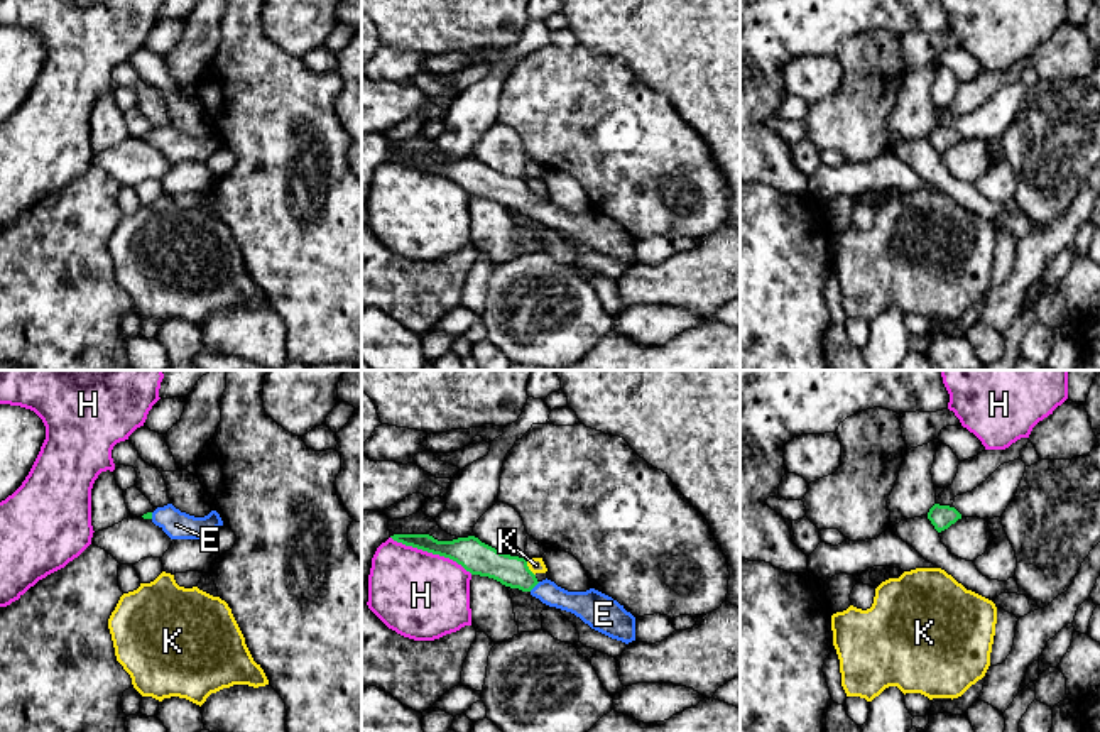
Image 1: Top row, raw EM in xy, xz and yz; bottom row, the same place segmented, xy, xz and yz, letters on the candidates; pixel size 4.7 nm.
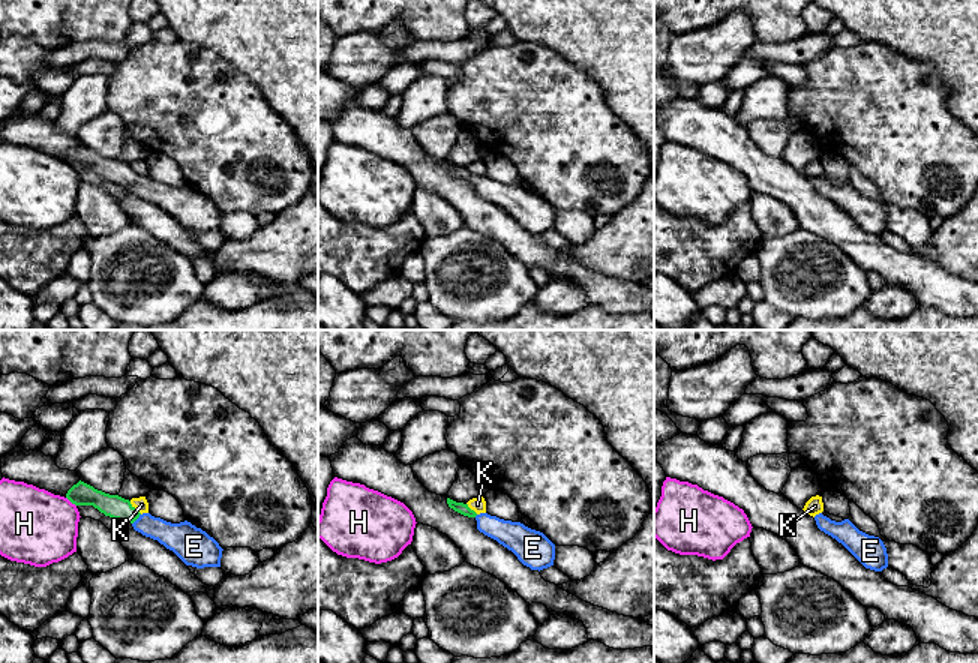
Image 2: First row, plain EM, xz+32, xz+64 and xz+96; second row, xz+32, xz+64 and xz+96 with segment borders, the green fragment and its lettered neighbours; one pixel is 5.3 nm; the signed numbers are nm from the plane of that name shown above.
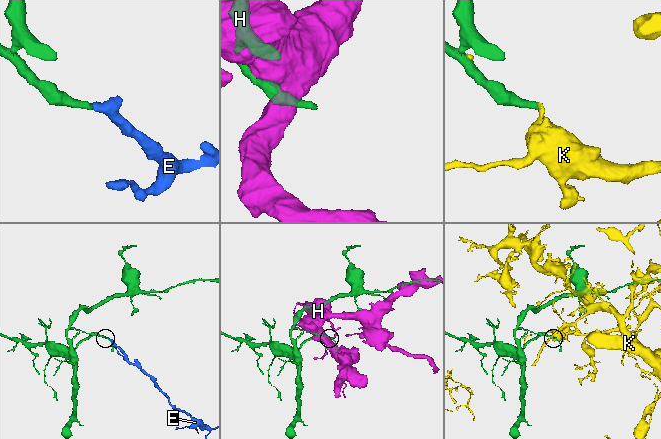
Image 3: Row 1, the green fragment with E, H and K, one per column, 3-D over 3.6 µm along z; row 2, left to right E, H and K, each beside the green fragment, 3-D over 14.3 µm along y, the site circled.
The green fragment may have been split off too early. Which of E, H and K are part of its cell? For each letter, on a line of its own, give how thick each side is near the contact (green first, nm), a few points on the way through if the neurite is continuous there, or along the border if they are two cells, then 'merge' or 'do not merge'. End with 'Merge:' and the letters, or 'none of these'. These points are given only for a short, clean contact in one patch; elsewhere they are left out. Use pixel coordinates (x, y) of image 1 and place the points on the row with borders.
E: 150 nm thick on the green side, 130 nm on the other; runs through xz (512, 572), (534, 585), (565, 600), (583, 604); merge
H: 160 nm thick on the green side, 420 nm on the other; do not merge
K: 160 nm thick on the green side, 80 nm on the other; do not merge
Merge: E

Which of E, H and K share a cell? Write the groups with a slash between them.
E / H / K

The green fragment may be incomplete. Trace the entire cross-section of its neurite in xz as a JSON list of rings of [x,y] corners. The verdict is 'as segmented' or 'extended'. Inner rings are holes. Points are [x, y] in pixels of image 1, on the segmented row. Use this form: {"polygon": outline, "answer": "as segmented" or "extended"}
{"polygon": [[[394,534],[390,538],[406,546],[449,558],[471,575],[488,576],[505,587],[529,592],[549,607],[575,614],[591,629],[612,639],[625,644],[635,641],[635,617],[612,597],[595,588],[568,592],[547,578],[539,582],[525,558],[500,553],[475,536],[453,541],[438,541],[429,534]]], "answer": "extended"}

